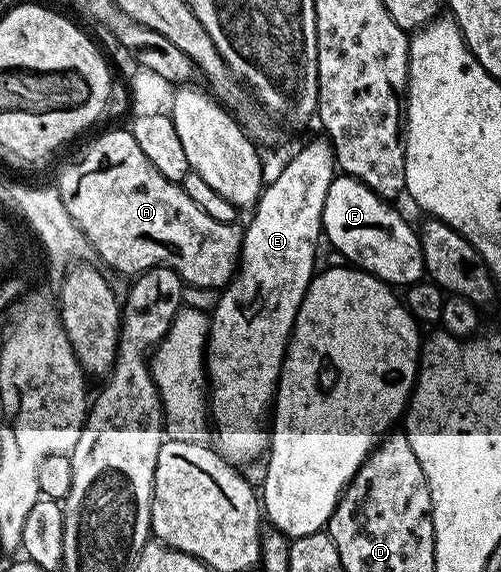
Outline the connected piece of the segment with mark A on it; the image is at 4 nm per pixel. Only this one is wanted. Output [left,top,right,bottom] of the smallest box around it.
[55,128,242,291]

